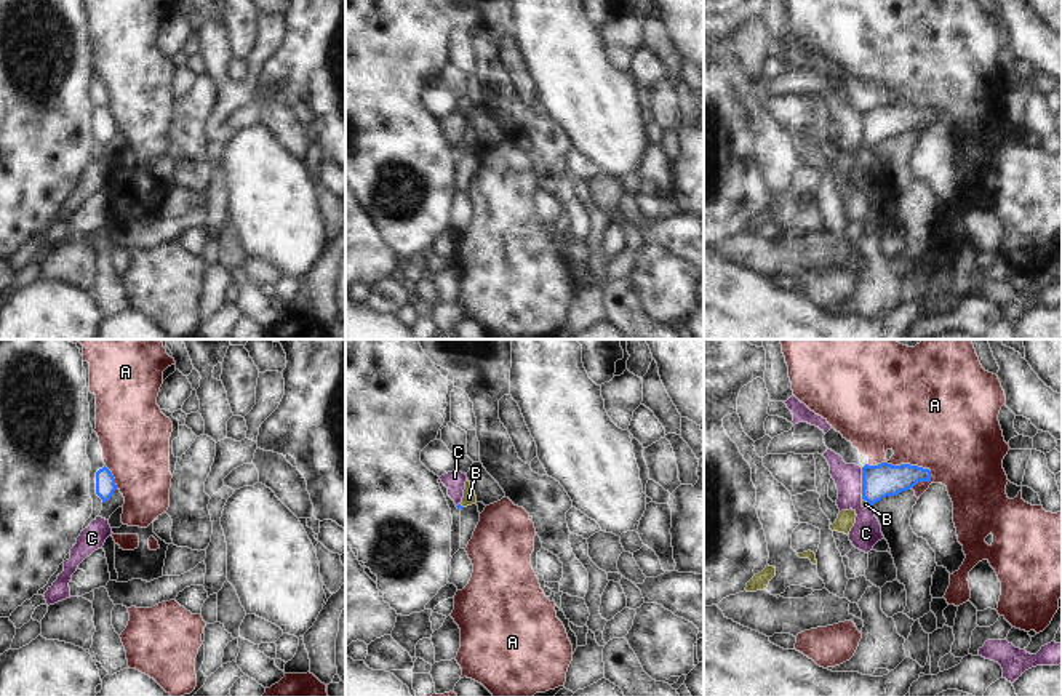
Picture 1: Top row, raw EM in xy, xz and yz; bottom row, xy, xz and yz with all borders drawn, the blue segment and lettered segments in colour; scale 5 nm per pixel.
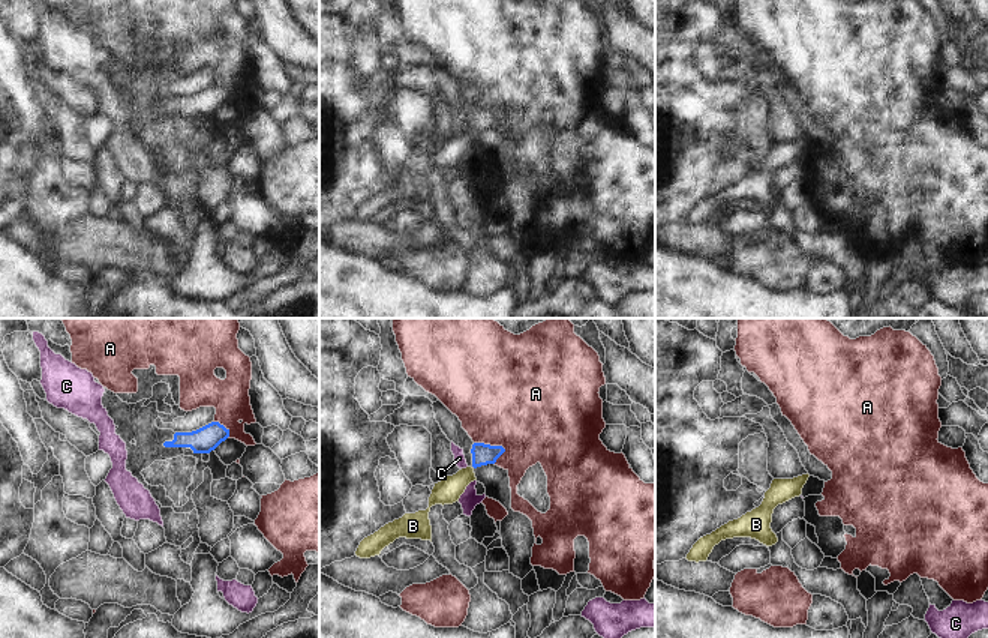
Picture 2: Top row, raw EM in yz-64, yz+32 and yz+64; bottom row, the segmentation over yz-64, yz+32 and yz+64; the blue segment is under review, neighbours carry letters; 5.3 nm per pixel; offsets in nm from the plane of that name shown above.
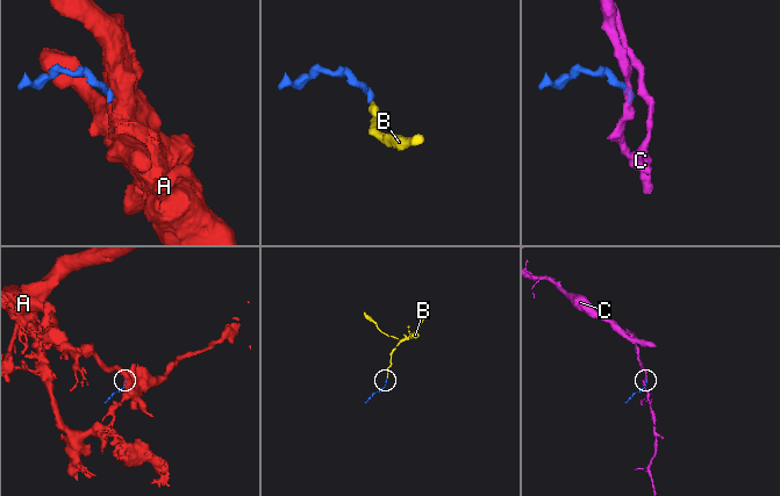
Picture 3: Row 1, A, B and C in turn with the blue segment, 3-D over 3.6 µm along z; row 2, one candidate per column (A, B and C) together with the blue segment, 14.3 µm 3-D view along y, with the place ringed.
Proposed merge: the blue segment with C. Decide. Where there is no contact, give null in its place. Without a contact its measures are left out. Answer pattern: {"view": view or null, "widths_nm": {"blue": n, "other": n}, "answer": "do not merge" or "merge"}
{"view": "yz", "widths_nm": {"blue": 170, "other": 150}, "answer": "do not merge"}

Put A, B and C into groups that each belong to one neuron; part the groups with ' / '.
A / B / C

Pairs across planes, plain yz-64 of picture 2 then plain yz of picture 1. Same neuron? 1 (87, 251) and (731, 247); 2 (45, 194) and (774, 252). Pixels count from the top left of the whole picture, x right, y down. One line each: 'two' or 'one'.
1: one
2: two

